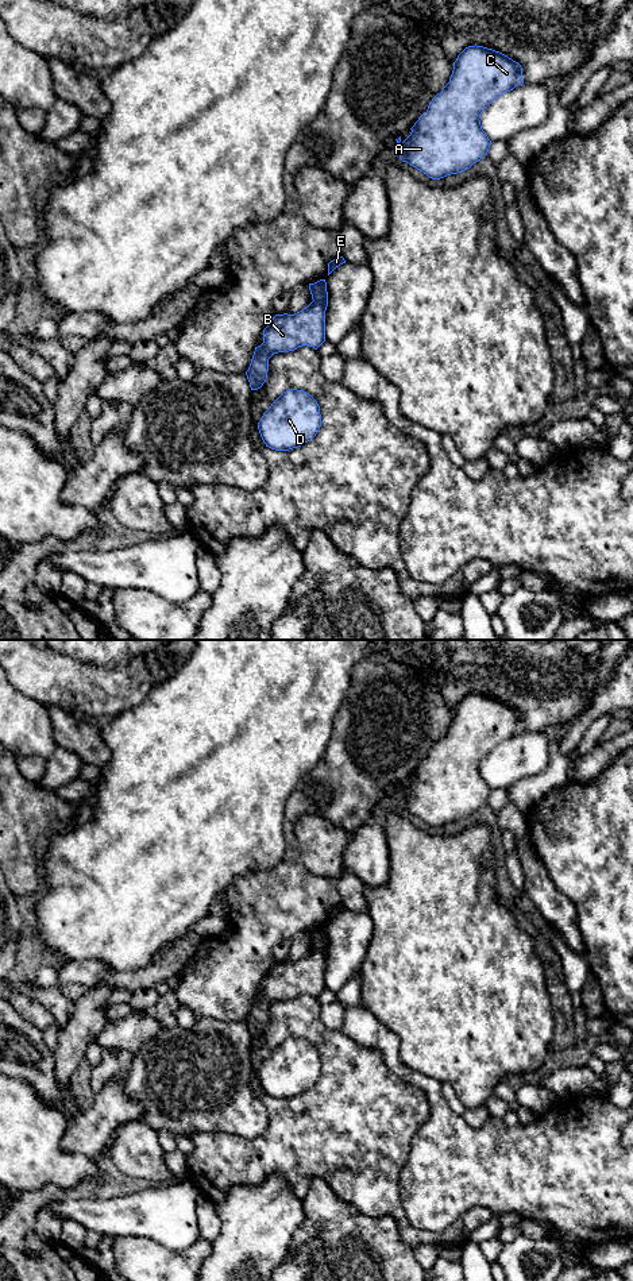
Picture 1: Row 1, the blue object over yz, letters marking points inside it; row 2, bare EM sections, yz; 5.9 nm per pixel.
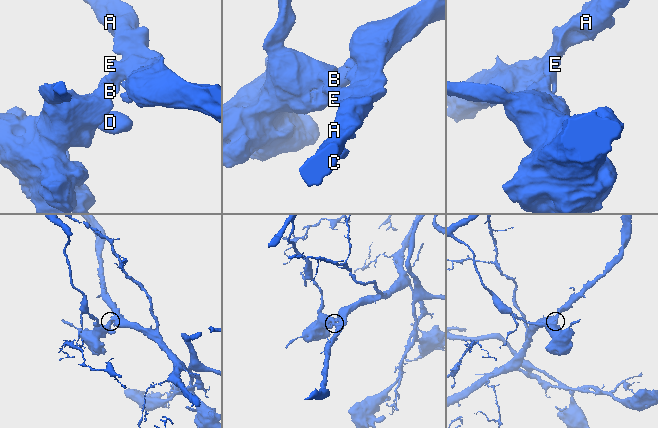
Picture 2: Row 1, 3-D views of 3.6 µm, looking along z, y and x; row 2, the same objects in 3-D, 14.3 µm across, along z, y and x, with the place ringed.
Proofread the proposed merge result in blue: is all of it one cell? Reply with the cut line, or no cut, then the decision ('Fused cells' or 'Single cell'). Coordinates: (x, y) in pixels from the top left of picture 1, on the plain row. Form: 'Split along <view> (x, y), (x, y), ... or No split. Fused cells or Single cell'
Split along yz (313, 948), (325, 955). Fused cells

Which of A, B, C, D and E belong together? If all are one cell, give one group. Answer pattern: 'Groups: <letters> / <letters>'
Groups: A C E / B D

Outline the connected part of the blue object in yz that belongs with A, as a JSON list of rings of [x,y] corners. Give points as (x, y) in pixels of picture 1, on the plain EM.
[[[483,694],[466,695],[453,710],[449,730],[410,776],[410,783],[395,795],[400,807],[432,827],[462,821],[487,803],[491,788],[482,778],[480,763],[495,746],[522,733],[522,715],[507,703]]]

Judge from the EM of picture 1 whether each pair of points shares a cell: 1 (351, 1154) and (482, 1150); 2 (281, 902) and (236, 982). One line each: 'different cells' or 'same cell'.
1: different cells
2: same cell

